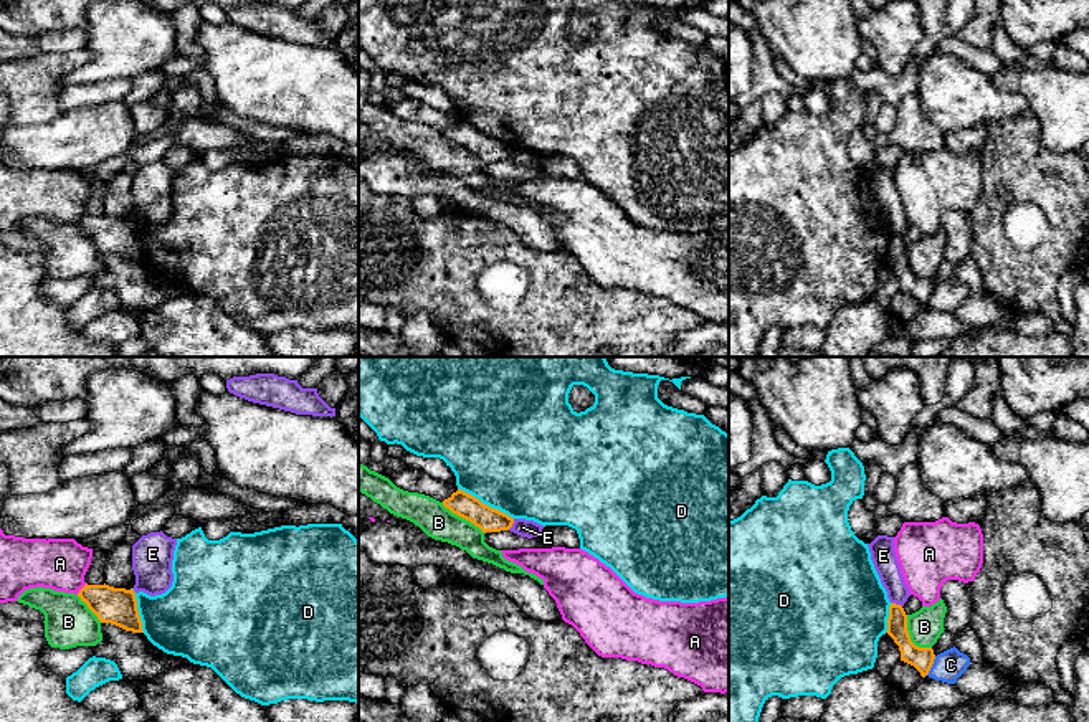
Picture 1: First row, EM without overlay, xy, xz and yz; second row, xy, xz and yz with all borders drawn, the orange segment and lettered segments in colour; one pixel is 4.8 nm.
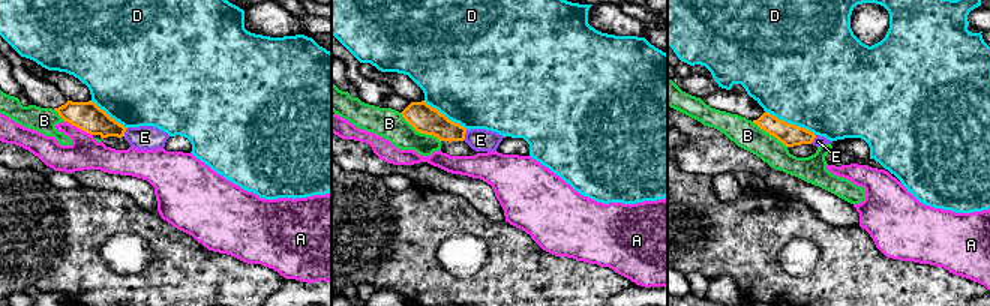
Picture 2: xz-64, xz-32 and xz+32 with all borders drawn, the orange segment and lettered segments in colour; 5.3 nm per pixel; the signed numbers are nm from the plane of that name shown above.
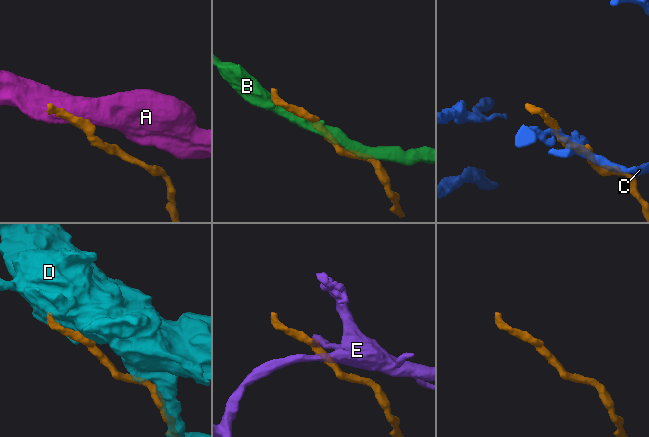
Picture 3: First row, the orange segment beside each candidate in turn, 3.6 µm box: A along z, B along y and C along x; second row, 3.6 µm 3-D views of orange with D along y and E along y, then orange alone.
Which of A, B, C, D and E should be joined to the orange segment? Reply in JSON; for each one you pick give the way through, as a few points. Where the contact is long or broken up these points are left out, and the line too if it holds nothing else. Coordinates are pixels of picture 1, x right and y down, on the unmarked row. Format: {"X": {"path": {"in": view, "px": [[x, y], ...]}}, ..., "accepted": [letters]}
{"accepted": []}

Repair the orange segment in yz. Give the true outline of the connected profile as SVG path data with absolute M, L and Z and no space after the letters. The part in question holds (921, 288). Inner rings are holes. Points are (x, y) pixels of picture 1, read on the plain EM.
M891 233L887 261L899 276L901 291L914 296L925 307L934 294L935 284L932 278L919 278L911 271L907 261L907 245L901 235Z

